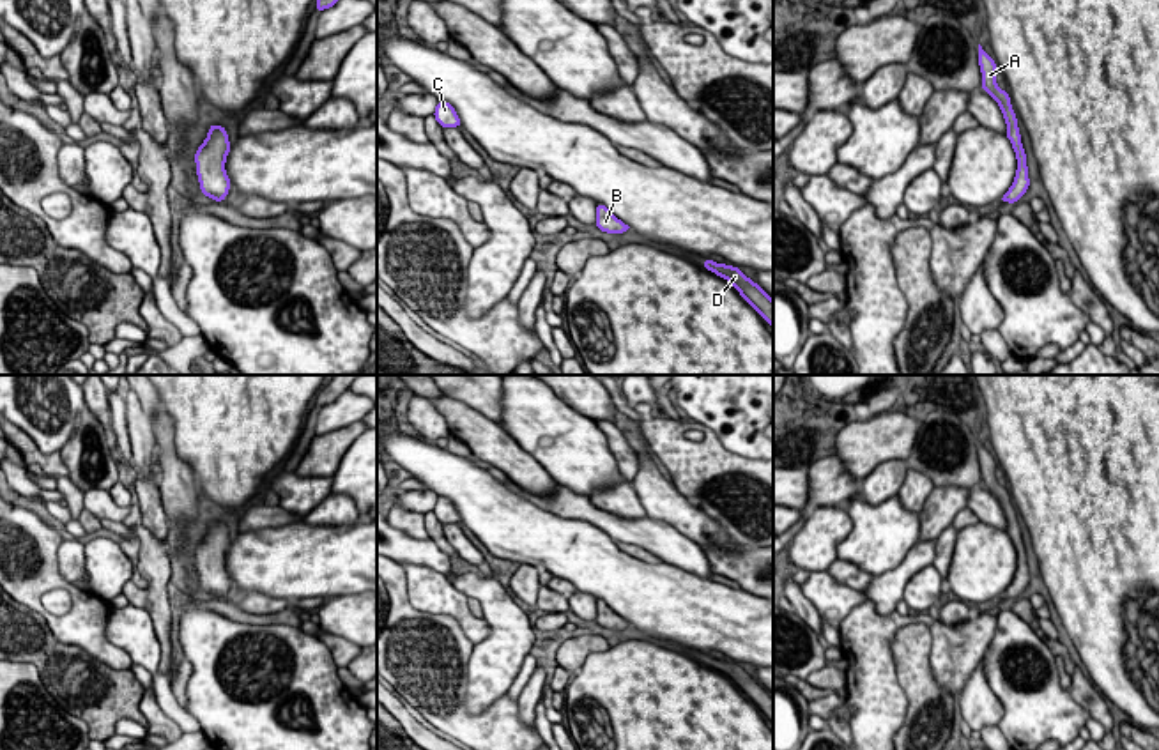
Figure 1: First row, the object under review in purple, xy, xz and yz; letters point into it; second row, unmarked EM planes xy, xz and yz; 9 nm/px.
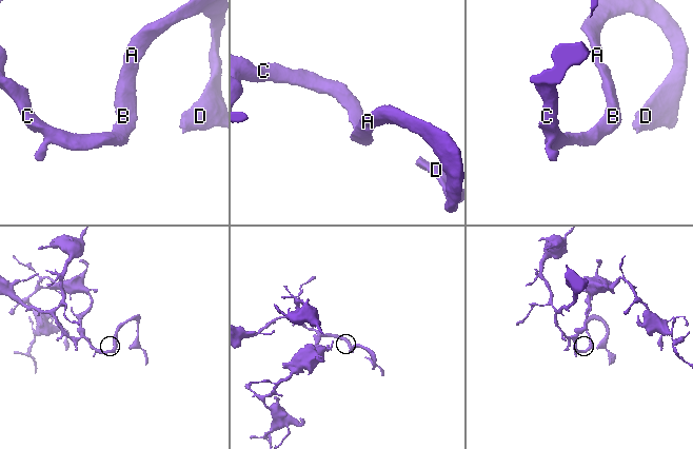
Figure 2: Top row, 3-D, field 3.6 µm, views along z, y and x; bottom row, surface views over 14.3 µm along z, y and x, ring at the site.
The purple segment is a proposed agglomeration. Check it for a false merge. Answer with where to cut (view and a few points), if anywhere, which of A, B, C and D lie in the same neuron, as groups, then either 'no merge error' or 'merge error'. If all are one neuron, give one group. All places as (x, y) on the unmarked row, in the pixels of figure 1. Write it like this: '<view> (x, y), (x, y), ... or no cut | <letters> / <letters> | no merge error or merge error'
no cut | A B C D | no merge error

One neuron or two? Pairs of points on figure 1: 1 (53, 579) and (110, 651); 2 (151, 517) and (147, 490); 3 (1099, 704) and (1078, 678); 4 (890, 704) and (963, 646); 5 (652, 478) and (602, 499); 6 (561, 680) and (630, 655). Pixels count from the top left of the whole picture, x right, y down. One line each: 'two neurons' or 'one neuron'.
1: one neuron
2: one neuron
3: one neuron
4: one neuron
5: two neurons
6: two neurons

